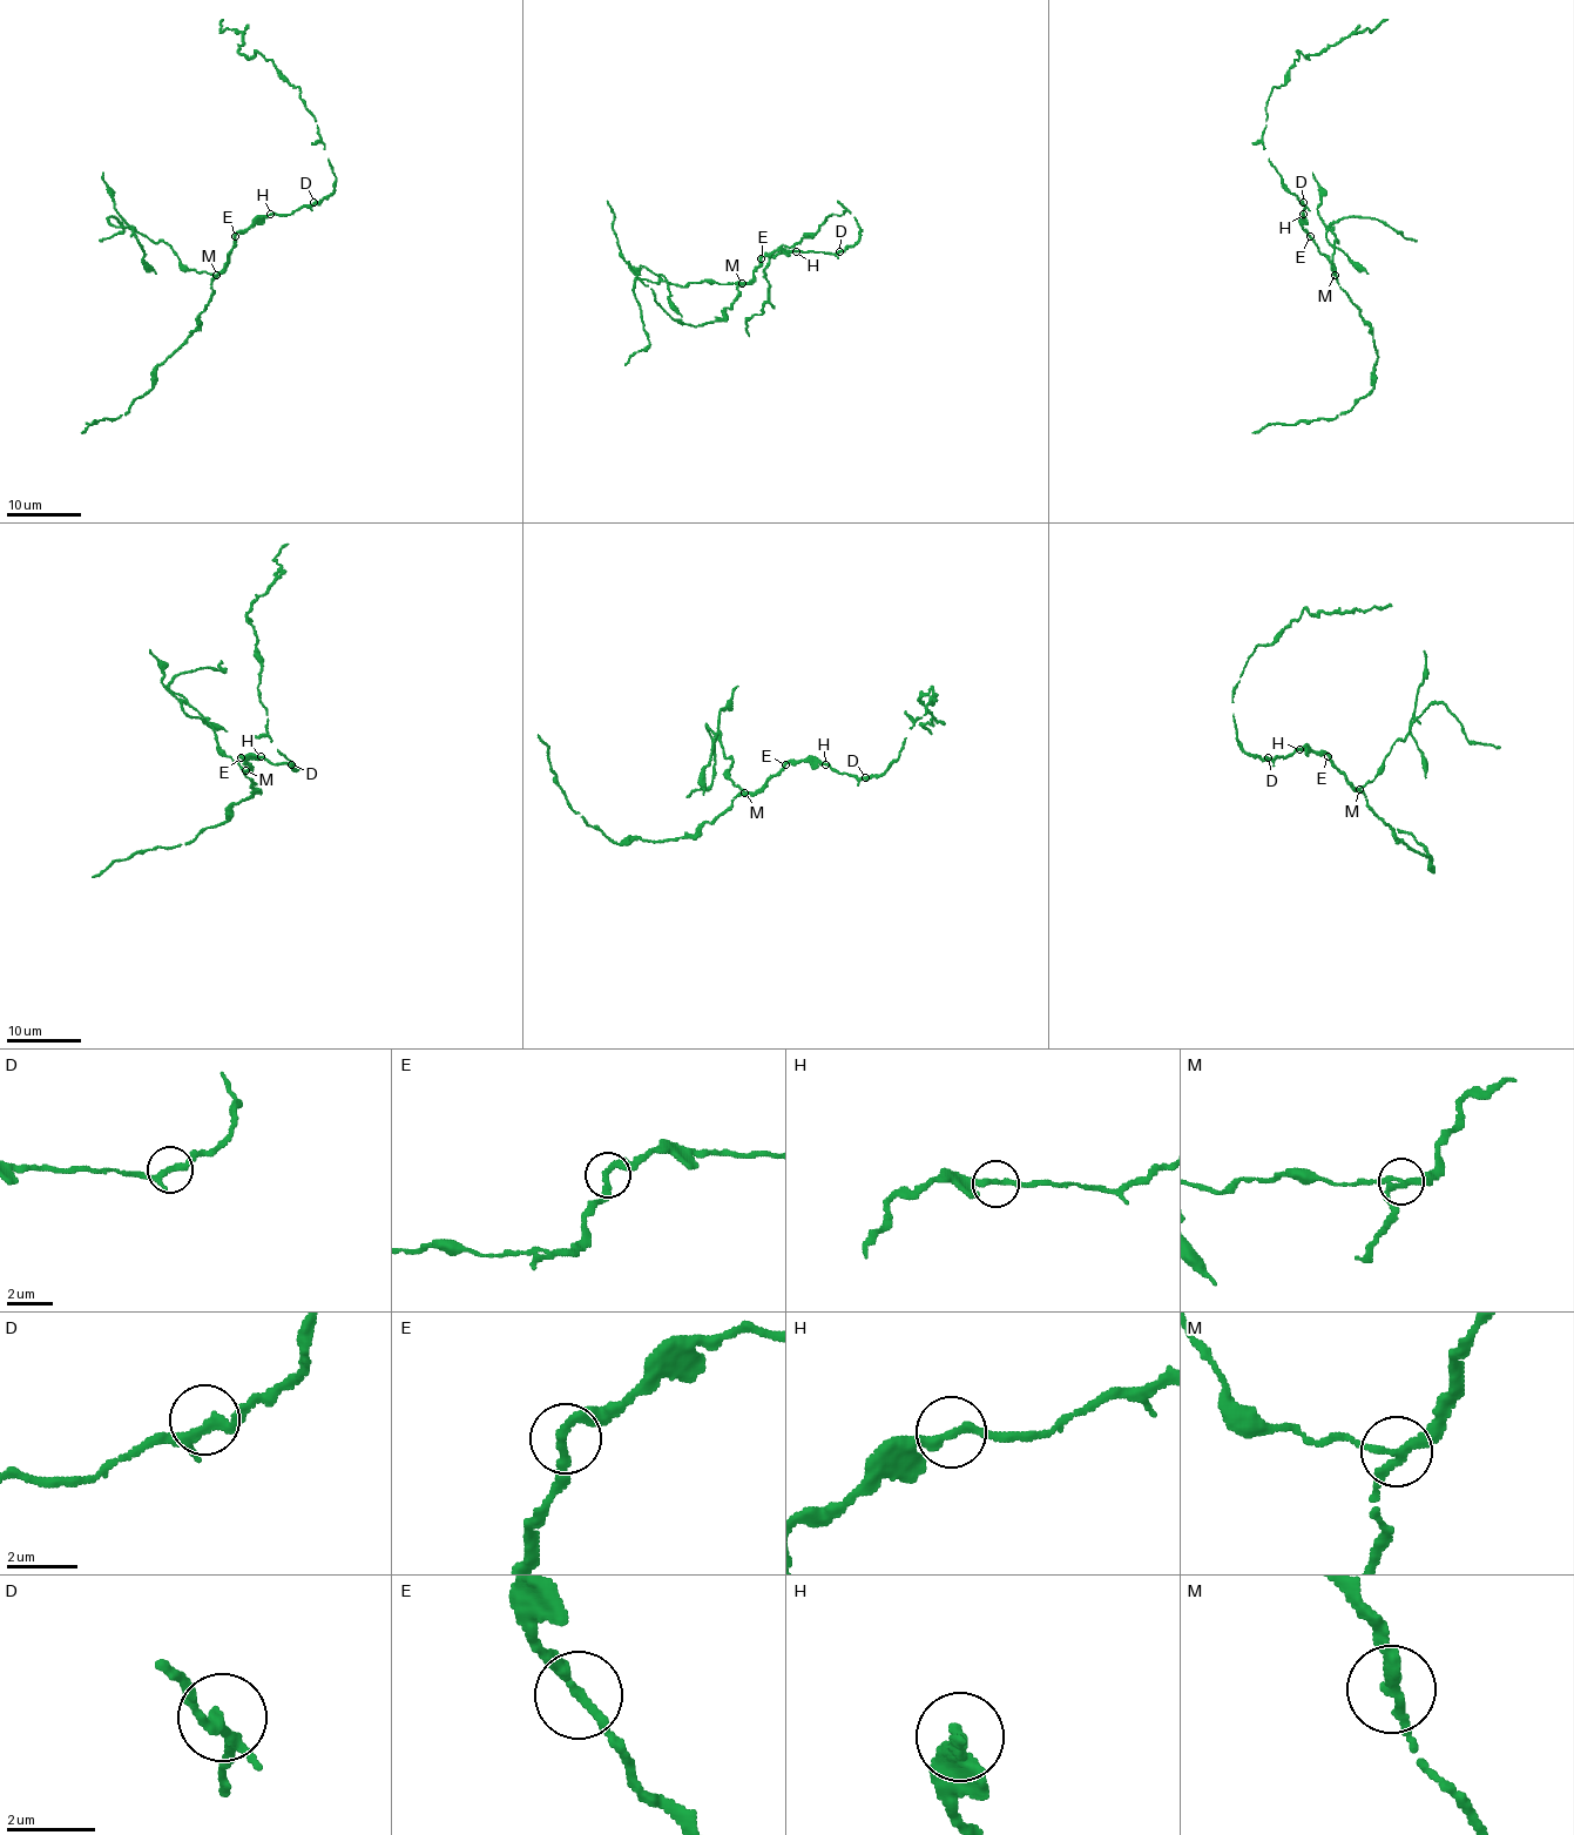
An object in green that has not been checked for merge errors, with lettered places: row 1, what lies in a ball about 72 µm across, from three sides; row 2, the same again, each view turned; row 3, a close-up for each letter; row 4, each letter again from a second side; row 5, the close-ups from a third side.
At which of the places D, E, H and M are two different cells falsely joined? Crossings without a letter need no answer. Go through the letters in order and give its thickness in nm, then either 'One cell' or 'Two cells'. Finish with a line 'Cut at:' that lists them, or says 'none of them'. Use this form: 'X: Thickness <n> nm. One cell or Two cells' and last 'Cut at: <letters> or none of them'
D: Thickness 200 nm. One cell
E: Thickness 220 nm. One cell
H: Thickness 240 nm. One cell
M: Thickness 200 nm. Two cells
Cut at: M

